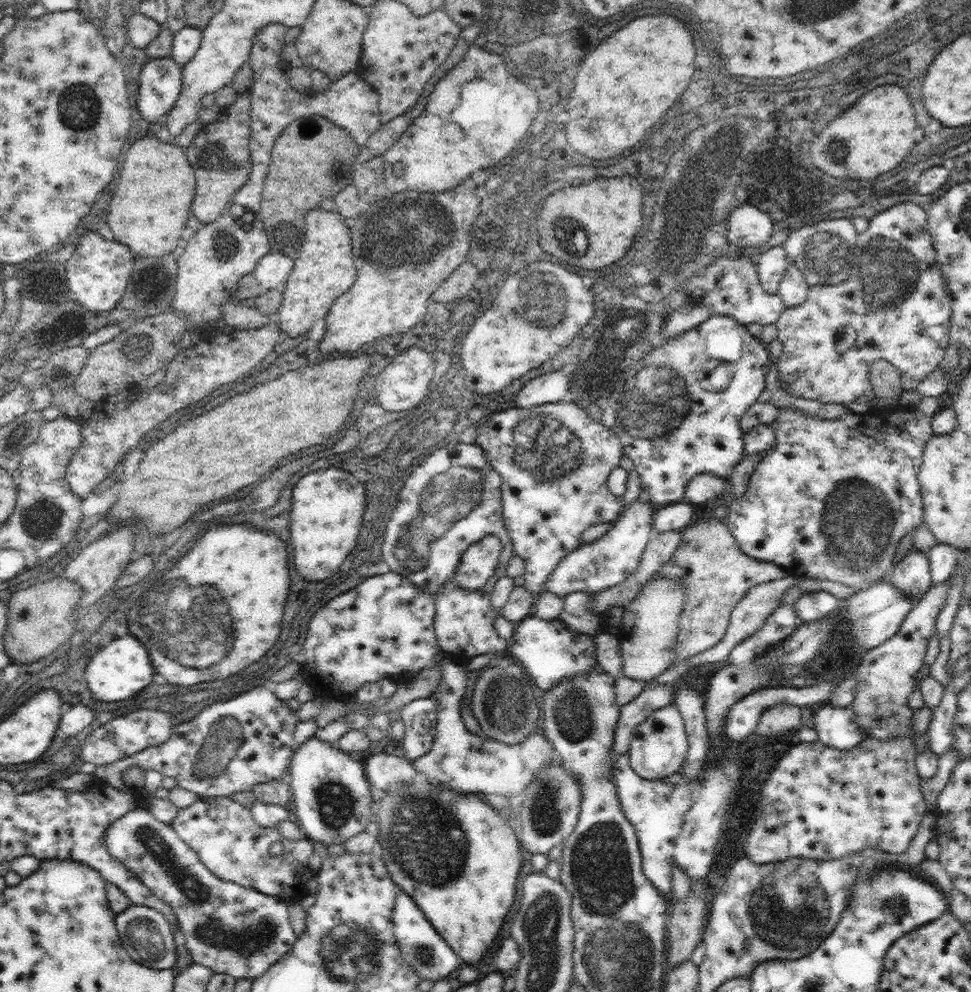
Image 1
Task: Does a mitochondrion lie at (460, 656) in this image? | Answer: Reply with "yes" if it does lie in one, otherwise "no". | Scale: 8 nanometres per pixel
no

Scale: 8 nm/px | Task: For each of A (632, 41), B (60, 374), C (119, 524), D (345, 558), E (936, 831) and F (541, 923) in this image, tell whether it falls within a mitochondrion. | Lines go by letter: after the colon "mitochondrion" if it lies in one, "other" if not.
A: other
B: other
C: other
D: other
E: other
F: mitochondrion

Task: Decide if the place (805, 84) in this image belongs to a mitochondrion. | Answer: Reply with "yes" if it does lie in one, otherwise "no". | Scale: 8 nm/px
no

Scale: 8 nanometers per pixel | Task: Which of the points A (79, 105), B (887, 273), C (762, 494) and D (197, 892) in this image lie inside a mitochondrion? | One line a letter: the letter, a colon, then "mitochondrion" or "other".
A: mitochondrion
B: mitochondrion
C: other
D: mitochondrion

